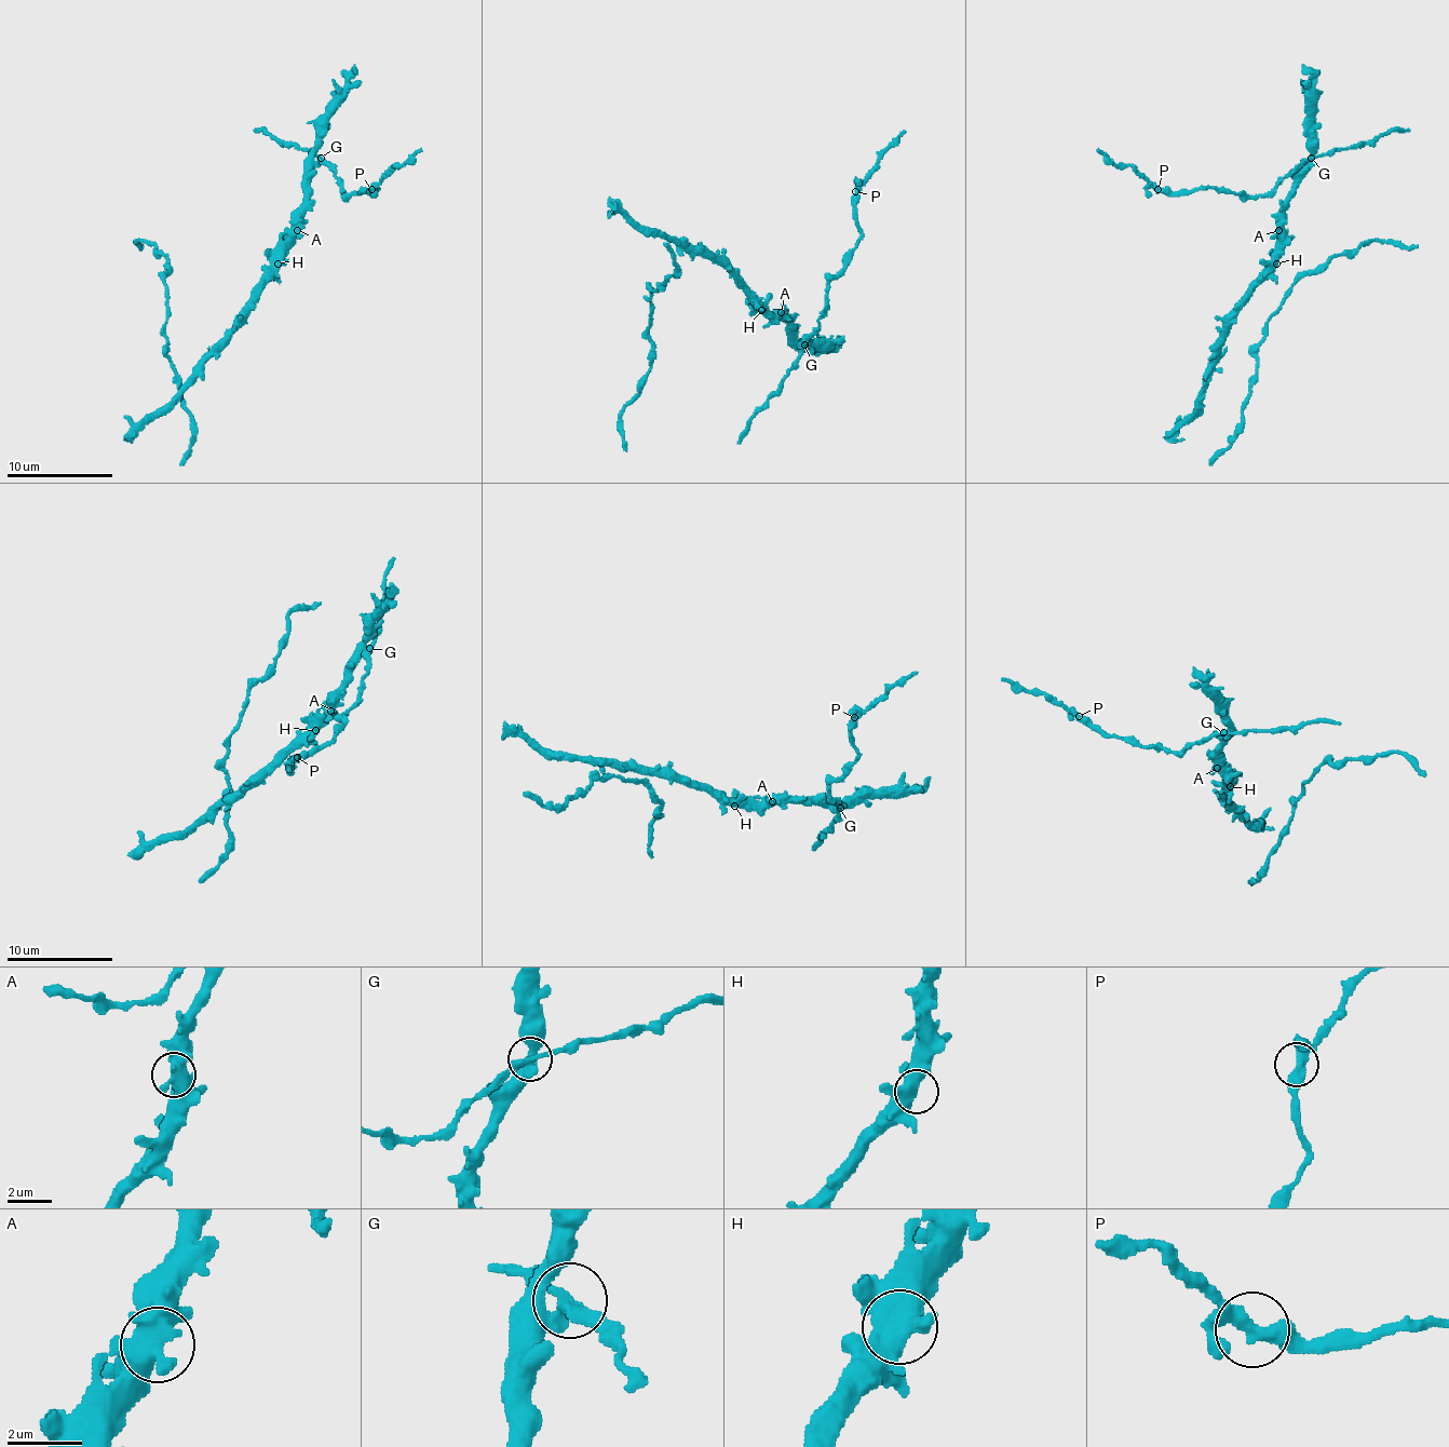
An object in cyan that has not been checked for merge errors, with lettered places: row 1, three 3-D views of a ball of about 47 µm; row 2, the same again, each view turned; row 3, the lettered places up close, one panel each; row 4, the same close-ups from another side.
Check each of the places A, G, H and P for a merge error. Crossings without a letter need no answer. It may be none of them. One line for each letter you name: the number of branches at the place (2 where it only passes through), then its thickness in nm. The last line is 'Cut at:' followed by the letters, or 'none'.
Cut at: none

